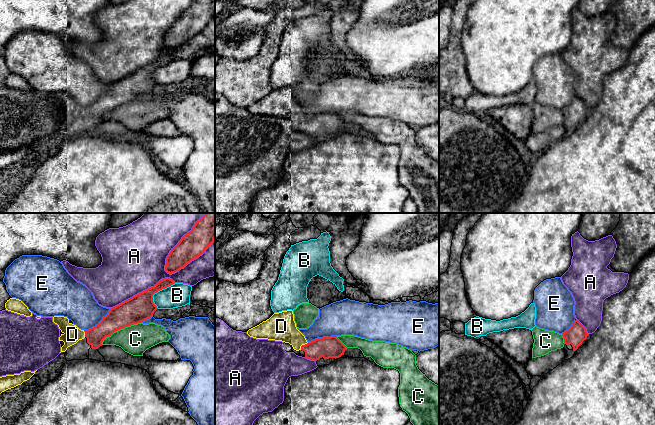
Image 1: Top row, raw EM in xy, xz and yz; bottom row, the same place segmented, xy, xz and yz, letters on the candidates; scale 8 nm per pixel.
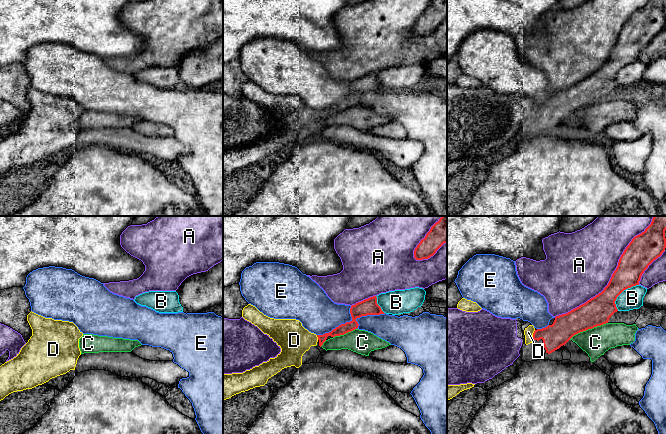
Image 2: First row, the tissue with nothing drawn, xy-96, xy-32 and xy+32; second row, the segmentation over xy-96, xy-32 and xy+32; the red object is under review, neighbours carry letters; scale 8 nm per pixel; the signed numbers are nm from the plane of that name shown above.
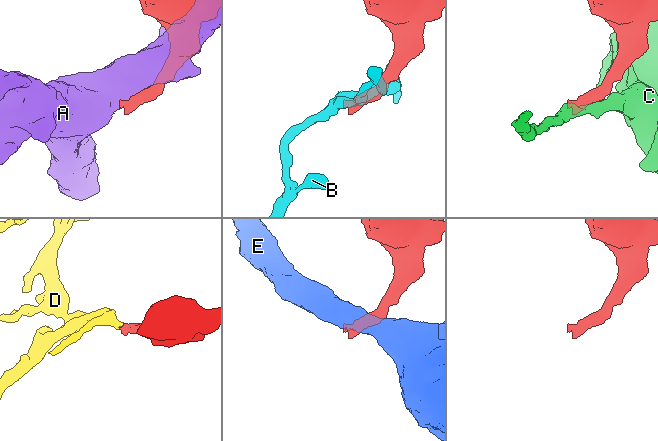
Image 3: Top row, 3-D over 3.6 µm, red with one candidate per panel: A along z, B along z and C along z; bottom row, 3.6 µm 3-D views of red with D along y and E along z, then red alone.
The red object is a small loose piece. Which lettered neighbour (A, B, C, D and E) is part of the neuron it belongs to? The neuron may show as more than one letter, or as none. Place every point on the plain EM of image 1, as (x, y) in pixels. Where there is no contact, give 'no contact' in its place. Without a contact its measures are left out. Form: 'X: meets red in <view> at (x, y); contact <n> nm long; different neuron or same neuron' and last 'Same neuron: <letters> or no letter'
A: meets red in xy at (189, 38); contact 460 nm long; different neuron
B: meets red in xy at (156, 68); contact 240 nm long; different neuron
C: meets red in xy at (119, 105); contact 360 nm long; different neuron
D: meets red in xz at (303, 121); contact 90 nm long; same neuron
E: meets red in xy at (99, 99); contact 280 nm long; different neuron
Same neuron: D

